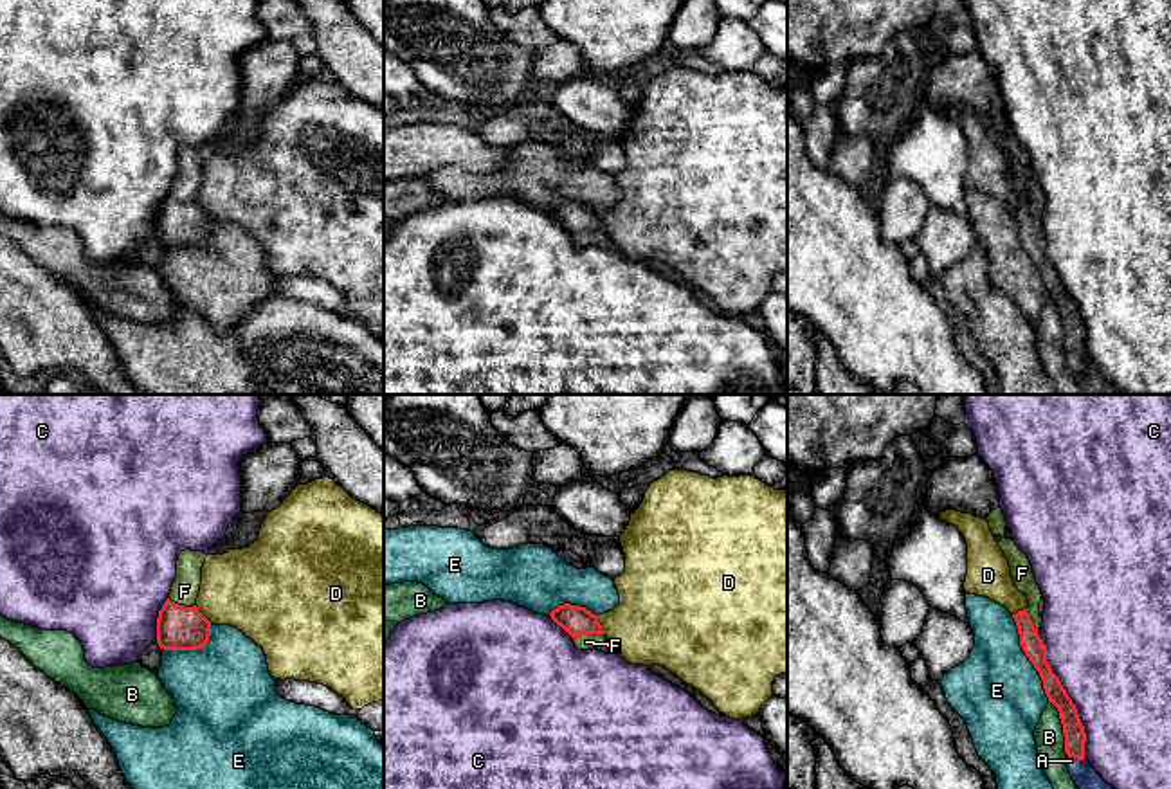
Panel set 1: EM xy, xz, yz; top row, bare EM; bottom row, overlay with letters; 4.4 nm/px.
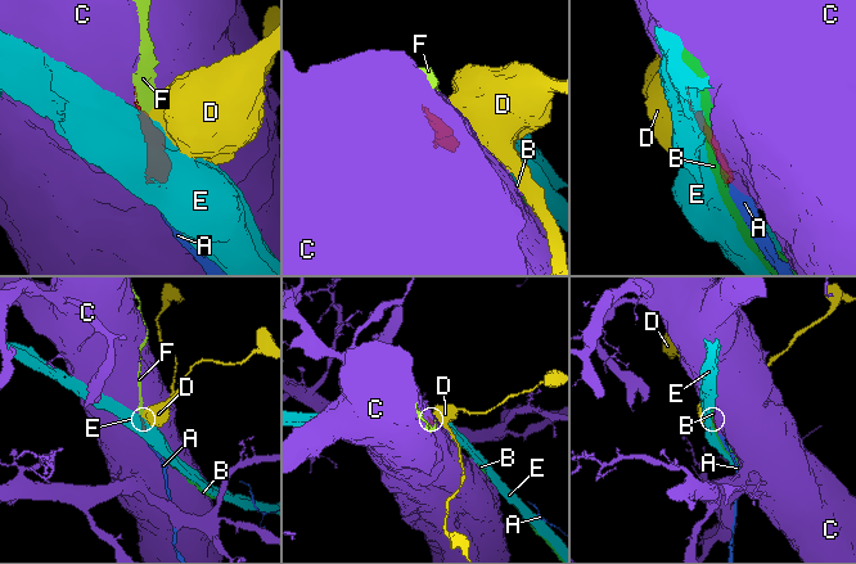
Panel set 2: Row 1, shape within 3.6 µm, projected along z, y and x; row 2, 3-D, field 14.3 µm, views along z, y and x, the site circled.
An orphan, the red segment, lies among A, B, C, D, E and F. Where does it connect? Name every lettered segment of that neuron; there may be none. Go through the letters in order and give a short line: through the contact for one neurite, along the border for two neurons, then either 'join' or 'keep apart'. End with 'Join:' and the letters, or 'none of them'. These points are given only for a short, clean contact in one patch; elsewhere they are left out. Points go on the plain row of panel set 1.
A: yz (1074, 330), (1076, 353), (1080, 366), (1098, 393) | join
B: keep apart
C: keep apart
D: xy (195, 202), (211, 218) | keep apart
E: keep apart
F: join
Join: A, F

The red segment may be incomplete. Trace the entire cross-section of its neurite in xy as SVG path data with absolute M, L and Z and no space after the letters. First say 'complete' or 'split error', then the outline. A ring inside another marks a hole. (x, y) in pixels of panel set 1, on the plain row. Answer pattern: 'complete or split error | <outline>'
split error | M191 146L178 151L169 195L157 214L157 240L164 247L196 247L209 238L211 218L196 204L205 153Z

